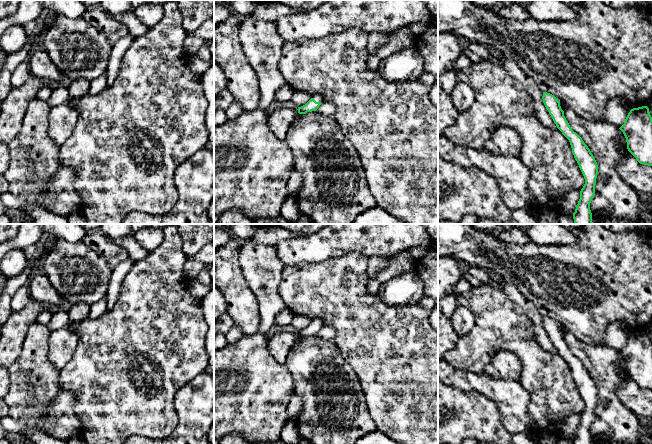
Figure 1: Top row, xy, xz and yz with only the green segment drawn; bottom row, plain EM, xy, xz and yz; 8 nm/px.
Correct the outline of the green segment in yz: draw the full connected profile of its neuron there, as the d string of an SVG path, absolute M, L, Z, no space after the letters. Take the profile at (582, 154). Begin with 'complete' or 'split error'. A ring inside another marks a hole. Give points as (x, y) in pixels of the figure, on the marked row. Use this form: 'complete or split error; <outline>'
complete; M543 92L542 99L557 128L569 140L574 158L585 179L585 184L580 191L580 199L573 213L574 223L593 224L590 203L595 195L597 162L582 138L570 127L558 99L547 92Z

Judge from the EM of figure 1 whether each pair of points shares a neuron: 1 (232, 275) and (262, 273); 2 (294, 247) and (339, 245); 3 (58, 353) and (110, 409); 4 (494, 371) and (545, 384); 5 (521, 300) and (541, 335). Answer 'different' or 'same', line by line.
1: different
2: same
3: different
4: different
5: same

